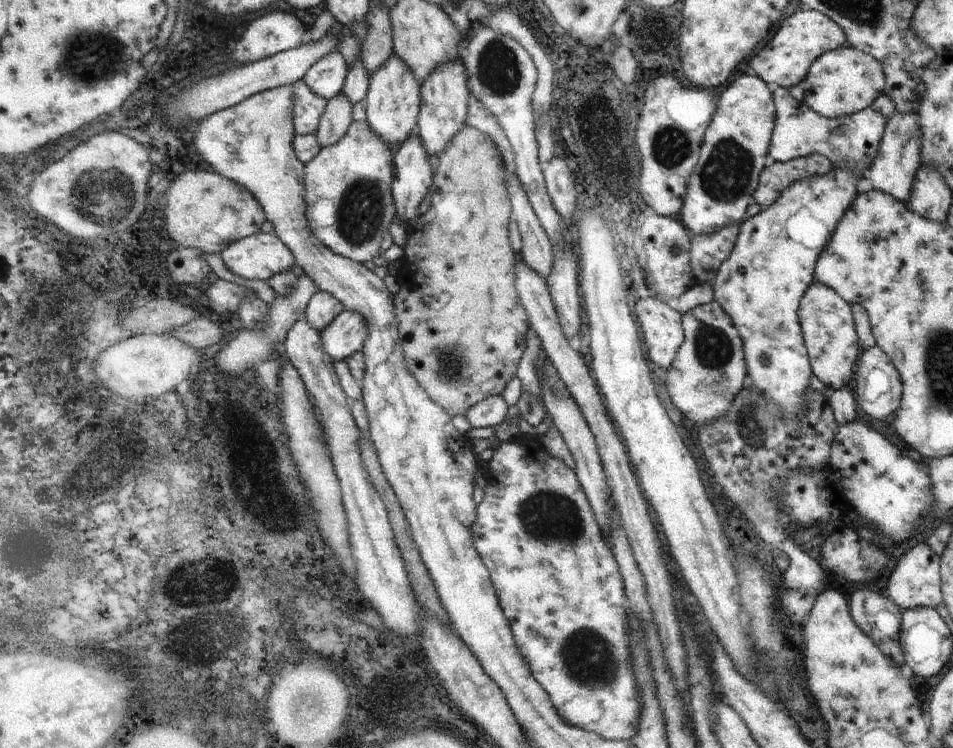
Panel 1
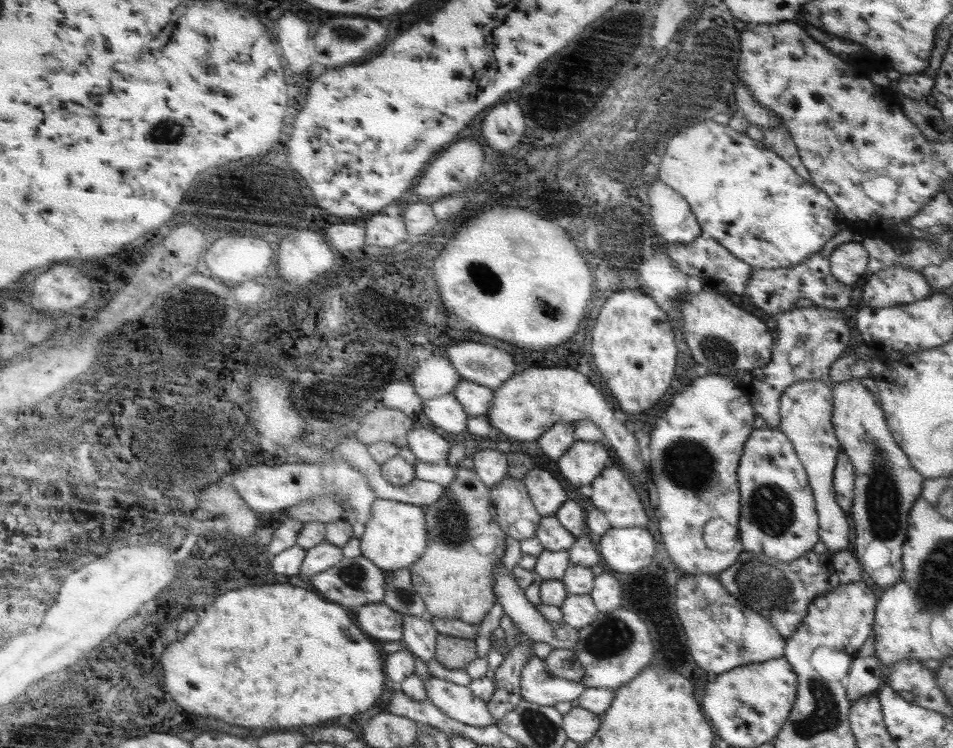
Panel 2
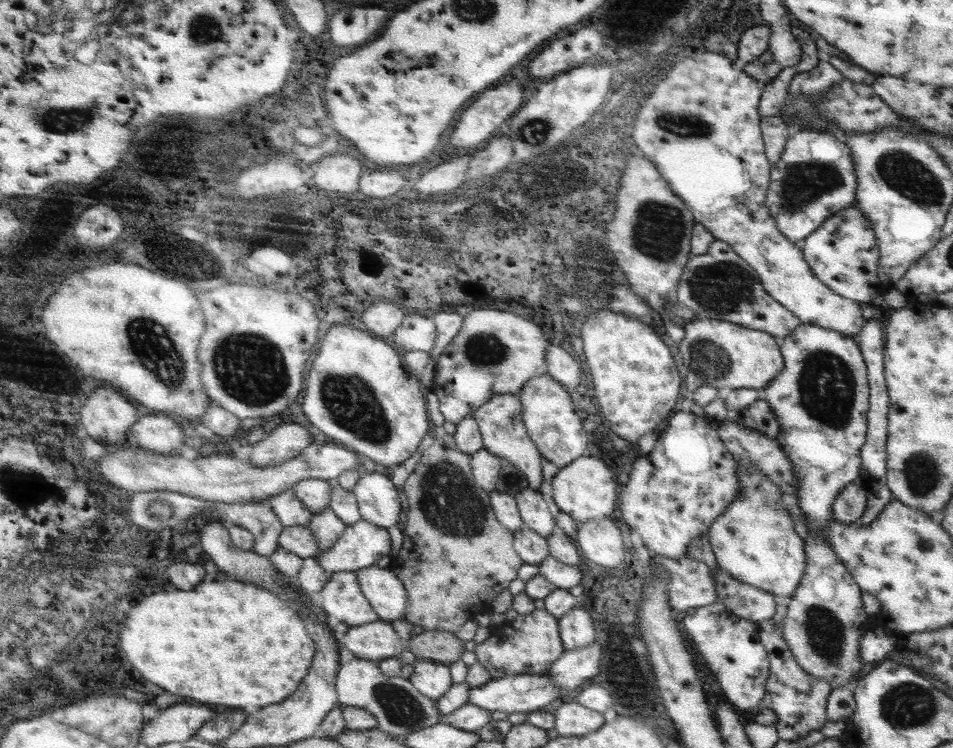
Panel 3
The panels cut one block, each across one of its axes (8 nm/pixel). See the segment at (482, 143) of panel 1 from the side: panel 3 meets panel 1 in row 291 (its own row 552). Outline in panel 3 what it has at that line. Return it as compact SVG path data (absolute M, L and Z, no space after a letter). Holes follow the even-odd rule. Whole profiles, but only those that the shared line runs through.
M445 436L437 442L429 442L423 450L421 462L409 474L403 484L409 512L405 526L405 544L401 548L401 562L397 562L395 570L405 586L409 588L409 616L407 620L413 624L421 624L427 632L459 632L467 620L477 614L489 614L493 600L509 588L509 584L519 578L523 568L521 554L515 550L513 532L509 532L493 510L491 494L477 484L473 474L473 456L469 452L459 450L455 436Z

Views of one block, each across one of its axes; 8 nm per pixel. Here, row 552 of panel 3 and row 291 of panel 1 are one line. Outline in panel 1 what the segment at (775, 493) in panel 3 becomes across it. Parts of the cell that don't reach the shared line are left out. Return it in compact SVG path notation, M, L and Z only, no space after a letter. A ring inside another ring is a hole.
M831 168L823 176L813 176L813 178L809 176L805 180L799 180L799 182L787 186L785 192L781 192L769 208L763 208L759 214L751 216L749 220L745 220L739 226L739 234L733 244L733 250L727 256L727 260L721 262L721 266L717 268L717 274L711 282L713 302L717 302L717 306L731 320L731 326L737 330L737 336L741 338L743 362L745 362L745 372L747 372L745 386L755 392L765 394L773 404L777 404L781 420L785 420L785 418L793 420L793 418L801 416L801 412L805 410L803 394L805 394L805 388L809 388L809 376L813 372L811 372L807 350L803 344L797 308L799 308L801 296L813 284L813 266L821 252L821 250L809 250L801 244L795 244L785 232L785 220L789 216L793 216L801 206L807 206L805 200L817 200L815 204L823 206L825 212L837 212L837 208L839 208L841 214L845 214L845 210L851 206L851 202L859 196L857 180L861 180L861 178L853 176L853 172L849 168Z

